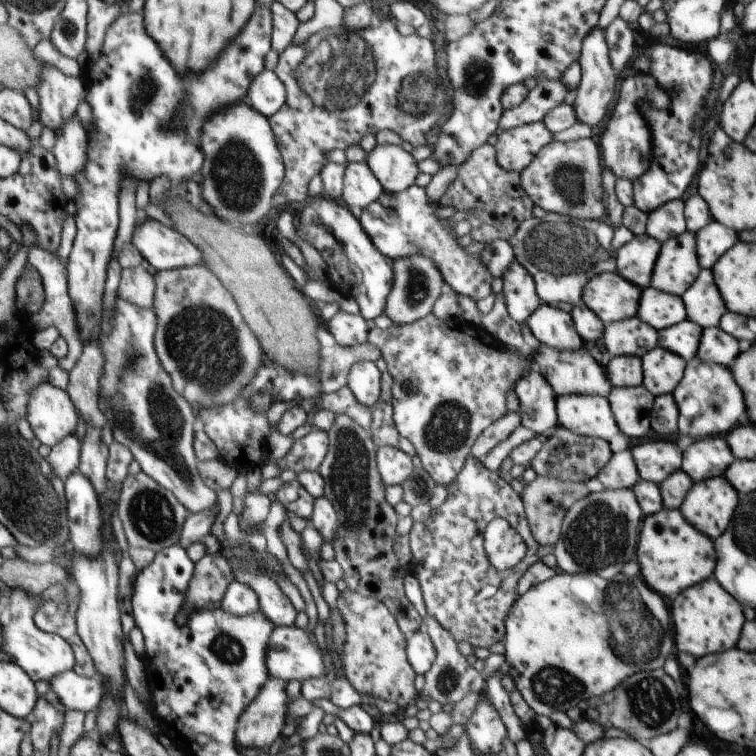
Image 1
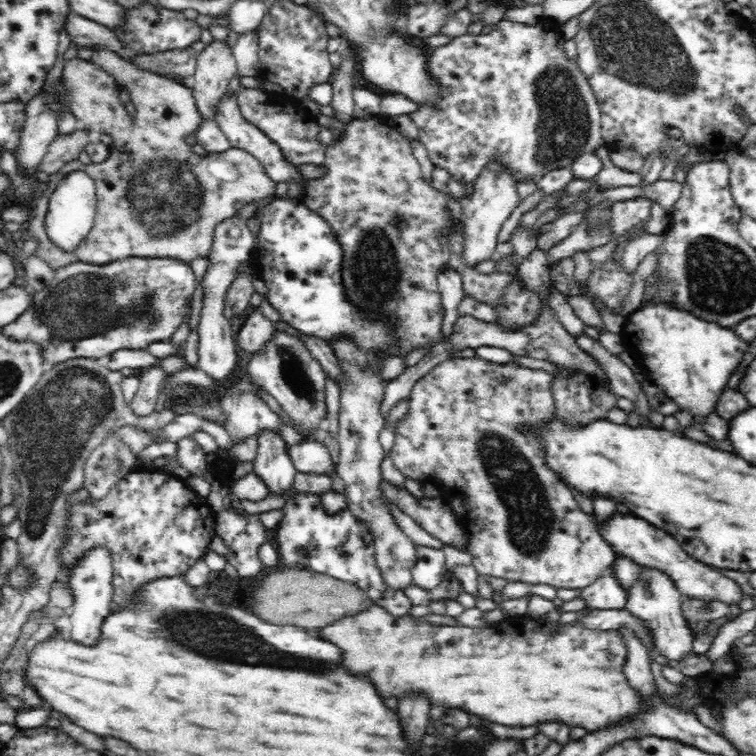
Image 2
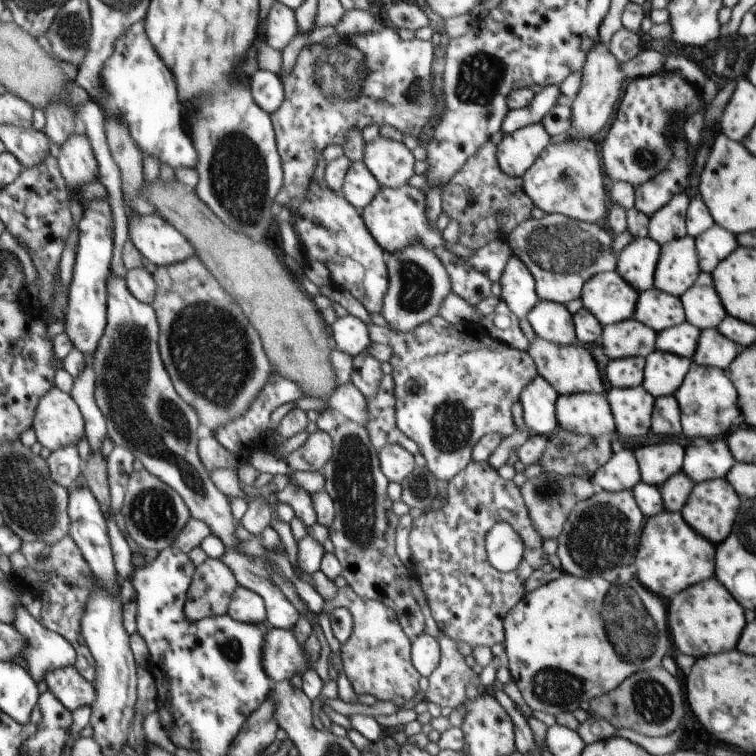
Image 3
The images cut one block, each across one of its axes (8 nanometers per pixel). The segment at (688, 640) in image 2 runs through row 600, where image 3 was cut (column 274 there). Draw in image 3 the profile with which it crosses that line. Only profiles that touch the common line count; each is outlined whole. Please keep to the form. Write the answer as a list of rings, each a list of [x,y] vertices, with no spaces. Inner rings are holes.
[[[268,625],[262,644],[262,667],[271,682],[288,680],[295,672],[311,669],[304,660],[304,650],[290,630]]]

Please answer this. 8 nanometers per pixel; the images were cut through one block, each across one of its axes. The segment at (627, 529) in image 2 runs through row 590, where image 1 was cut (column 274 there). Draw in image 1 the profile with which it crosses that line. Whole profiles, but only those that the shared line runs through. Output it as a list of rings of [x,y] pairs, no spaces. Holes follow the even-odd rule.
[[[268,676],[258,696],[239,718],[236,748],[269,749],[276,746],[285,718],[287,697],[284,687],[282,680]]]

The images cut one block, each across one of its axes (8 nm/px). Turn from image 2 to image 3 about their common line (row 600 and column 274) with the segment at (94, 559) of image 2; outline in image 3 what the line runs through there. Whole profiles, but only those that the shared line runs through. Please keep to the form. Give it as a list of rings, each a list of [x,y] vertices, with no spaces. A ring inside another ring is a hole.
[[[258,69],[255,70],[255,76],[248,76],[248,80],[254,101],[271,115],[284,97],[281,79],[270,71]]]

